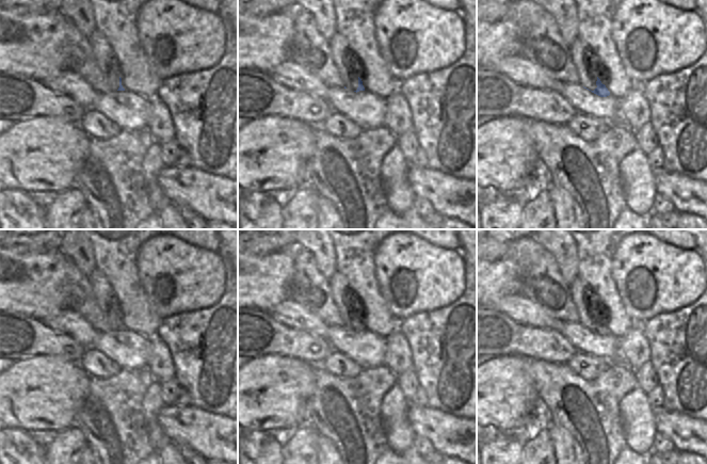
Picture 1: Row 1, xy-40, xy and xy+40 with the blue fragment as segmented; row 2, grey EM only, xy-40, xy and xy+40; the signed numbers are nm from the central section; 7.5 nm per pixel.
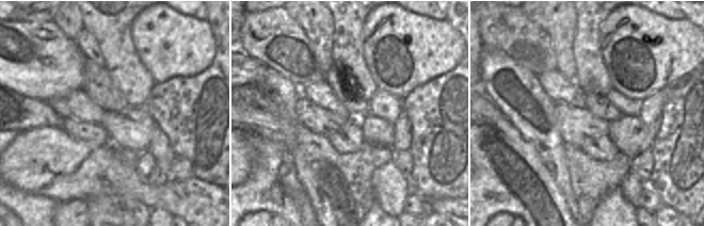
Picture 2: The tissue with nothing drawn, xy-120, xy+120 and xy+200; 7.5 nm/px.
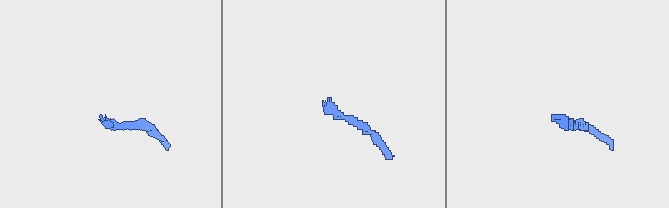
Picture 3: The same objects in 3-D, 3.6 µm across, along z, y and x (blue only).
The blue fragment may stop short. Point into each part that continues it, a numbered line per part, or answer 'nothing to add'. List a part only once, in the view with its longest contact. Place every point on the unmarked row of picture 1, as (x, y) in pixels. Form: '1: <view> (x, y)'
1: xy+40 (577, 288)

